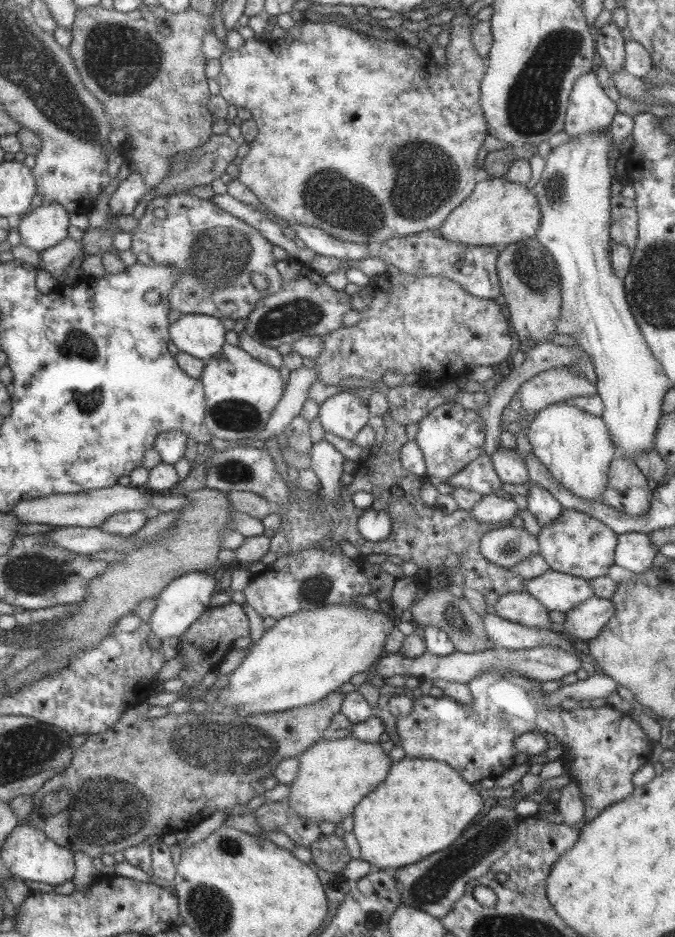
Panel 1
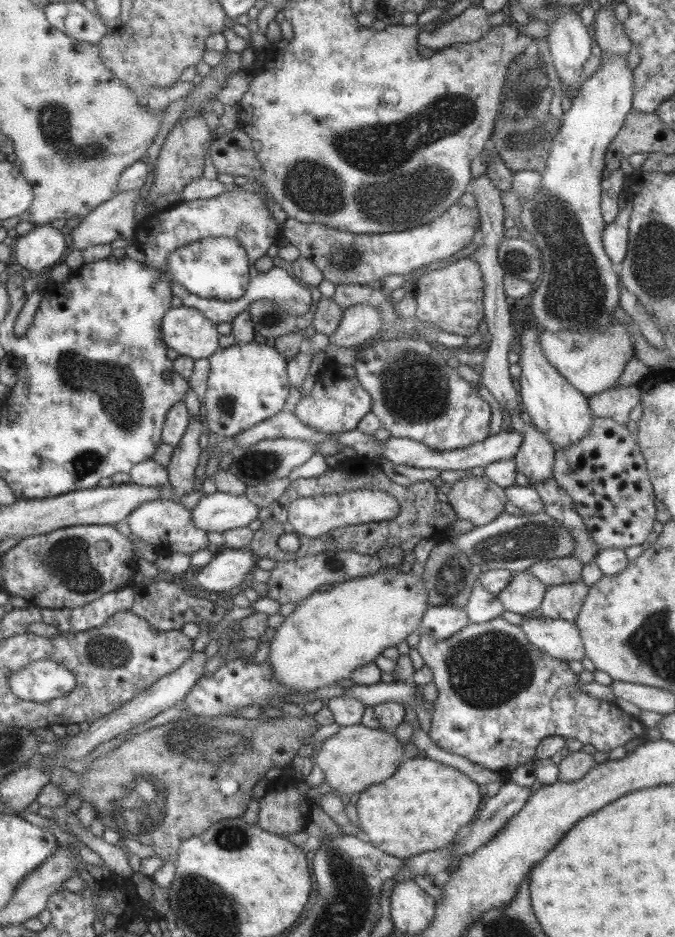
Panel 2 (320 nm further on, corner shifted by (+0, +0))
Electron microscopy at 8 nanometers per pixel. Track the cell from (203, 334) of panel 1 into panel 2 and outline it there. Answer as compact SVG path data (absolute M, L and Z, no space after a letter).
M186 306L169 307L160 324L165 347L193 360L205 360L219 349L215 324L201 312Z

